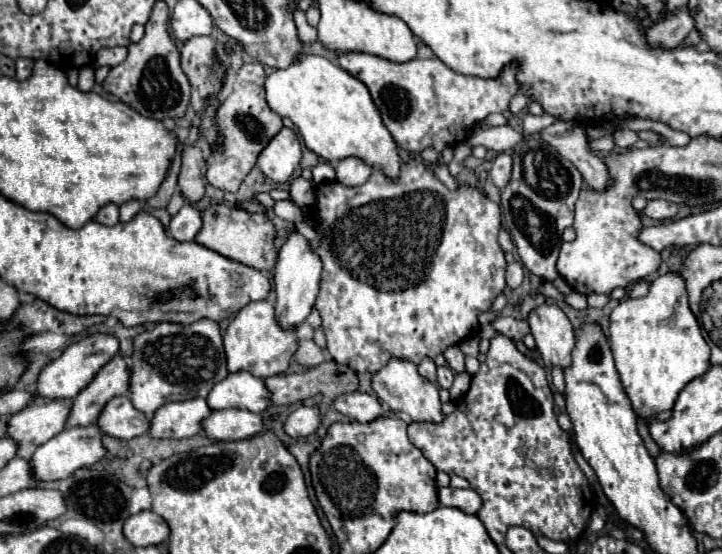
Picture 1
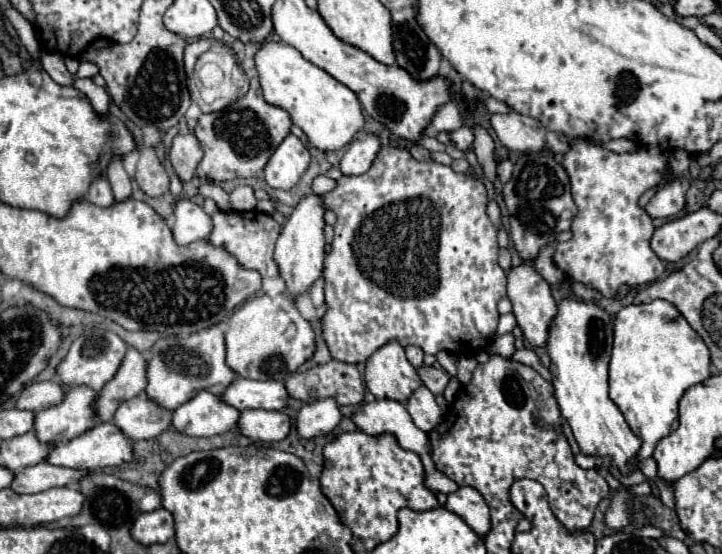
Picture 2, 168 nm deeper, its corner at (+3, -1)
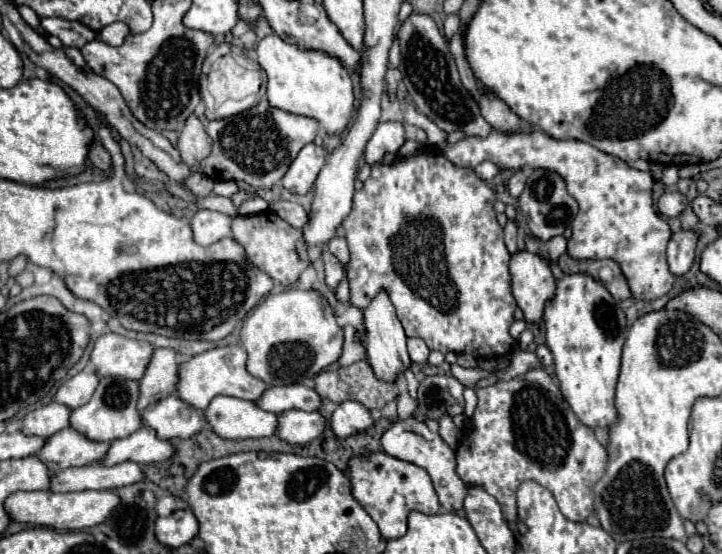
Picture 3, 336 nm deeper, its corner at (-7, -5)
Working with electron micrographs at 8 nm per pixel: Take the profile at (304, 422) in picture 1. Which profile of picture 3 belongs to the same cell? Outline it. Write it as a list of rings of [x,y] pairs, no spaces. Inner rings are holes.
[[[344,401],[332,415],[332,431],[336,437],[346,439],[376,425],[376,415],[358,401]]]

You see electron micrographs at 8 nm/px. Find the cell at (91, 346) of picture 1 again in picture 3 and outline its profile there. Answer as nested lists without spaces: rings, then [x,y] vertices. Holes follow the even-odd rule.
[[[108,333],[96,339],[90,359],[100,377],[142,379],[146,373],[146,365],[152,359],[152,353],[154,345],[150,345],[148,341]]]

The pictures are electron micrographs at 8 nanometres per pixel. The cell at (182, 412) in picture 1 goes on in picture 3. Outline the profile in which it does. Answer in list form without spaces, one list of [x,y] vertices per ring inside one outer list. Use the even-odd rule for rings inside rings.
[[[218,395],[204,413],[206,421],[210,421],[210,427],[220,437],[270,437],[278,431],[278,415],[260,409],[256,401]]]

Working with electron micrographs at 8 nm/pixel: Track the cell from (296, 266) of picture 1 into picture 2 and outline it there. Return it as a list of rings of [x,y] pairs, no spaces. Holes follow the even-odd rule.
[[[310,193],[296,205],[294,213],[288,217],[288,221],[282,227],[282,233],[278,237],[276,251],[274,251],[274,261],[292,297],[304,295],[314,285],[314,281],[322,275],[324,245],[326,245],[322,227],[324,227],[324,205],[322,205],[322,197],[314,193]]]

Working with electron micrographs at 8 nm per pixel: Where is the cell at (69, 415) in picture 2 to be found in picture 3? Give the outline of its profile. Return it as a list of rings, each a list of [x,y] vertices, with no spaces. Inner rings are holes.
[[[102,377],[92,399],[86,405],[74,409],[74,413],[70,417],[70,427],[80,431],[82,435],[90,437],[92,441],[114,441],[120,437],[128,437],[130,433],[134,433],[136,429],[140,429],[144,425],[142,415],[136,409],[138,393],[140,393],[138,381]]]

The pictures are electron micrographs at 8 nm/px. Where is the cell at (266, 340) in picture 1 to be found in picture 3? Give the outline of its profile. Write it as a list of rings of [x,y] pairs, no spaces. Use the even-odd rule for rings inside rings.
[[[288,289],[268,295],[252,309],[242,325],[240,341],[248,353],[248,373],[266,381],[268,387],[274,387],[302,383],[336,363],[342,355],[344,331],[320,291]]]

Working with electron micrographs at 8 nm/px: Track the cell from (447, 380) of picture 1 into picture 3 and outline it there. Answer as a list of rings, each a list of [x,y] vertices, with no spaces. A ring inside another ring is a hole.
[[[444,375],[424,377],[418,387],[416,397],[416,411],[412,413],[414,419],[424,423],[436,423],[442,415],[460,415],[464,413],[464,385]]]

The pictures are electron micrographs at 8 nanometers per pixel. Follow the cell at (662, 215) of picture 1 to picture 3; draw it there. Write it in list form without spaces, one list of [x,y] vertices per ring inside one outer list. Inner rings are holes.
[[[666,191],[660,199],[658,199],[658,211],[664,215],[664,217],[676,217],[684,211],[684,207],[688,205],[686,197],[682,193],[676,193],[676,191]]]

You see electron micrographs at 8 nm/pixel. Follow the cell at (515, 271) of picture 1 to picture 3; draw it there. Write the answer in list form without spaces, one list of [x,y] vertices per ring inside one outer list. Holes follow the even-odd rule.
[[[508,219],[506,227],[504,227],[504,241],[506,241],[506,247],[510,253],[514,253],[518,247],[516,247],[516,231],[518,231],[518,223],[514,219]]]

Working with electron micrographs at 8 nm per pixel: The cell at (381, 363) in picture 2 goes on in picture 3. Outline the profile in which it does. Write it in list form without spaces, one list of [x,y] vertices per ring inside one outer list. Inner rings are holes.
[[[380,291],[366,307],[364,307],[364,345],[368,351],[368,361],[374,369],[374,375],[382,381],[394,381],[398,373],[410,367],[410,357],[406,351],[406,333],[396,317],[394,305],[386,291]]]

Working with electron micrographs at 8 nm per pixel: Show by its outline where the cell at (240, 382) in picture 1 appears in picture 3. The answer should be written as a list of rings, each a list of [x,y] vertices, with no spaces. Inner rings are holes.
[[[284,385],[284,387],[270,387],[260,397],[258,405],[272,413],[282,413],[290,409],[300,411],[318,411],[322,407],[322,397],[316,389],[306,385]]]

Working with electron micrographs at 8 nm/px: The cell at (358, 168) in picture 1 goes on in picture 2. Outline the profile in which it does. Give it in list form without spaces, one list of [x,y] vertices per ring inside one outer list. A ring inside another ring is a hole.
[[[364,135],[348,145],[348,151],[344,153],[340,161],[340,171],[344,175],[362,175],[370,169],[376,153],[380,149],[378,135]]]

